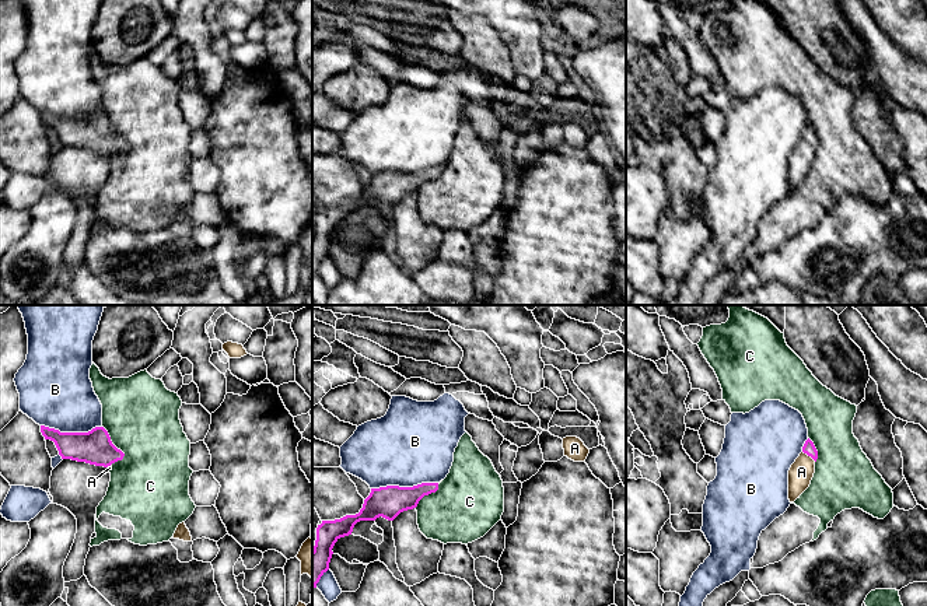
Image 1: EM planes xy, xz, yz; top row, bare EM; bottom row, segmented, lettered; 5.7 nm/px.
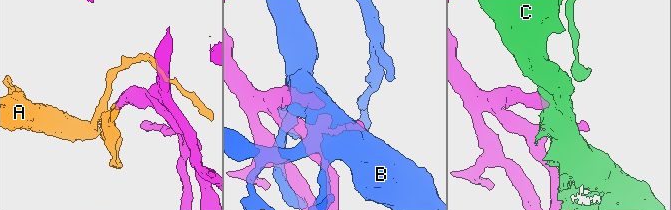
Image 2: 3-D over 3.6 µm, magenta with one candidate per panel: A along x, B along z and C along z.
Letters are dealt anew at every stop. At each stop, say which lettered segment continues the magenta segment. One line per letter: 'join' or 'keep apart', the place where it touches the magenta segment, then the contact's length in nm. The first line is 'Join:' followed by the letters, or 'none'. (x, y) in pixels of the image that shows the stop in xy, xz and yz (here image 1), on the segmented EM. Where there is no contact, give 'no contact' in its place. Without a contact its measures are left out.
Join: A
A: join; contact yz (810, 455); length 100 nm
B: keep apart; contact xz (403, 487); length 380 nm
C: keep apart; contact xy (112, 444); length 240 nm

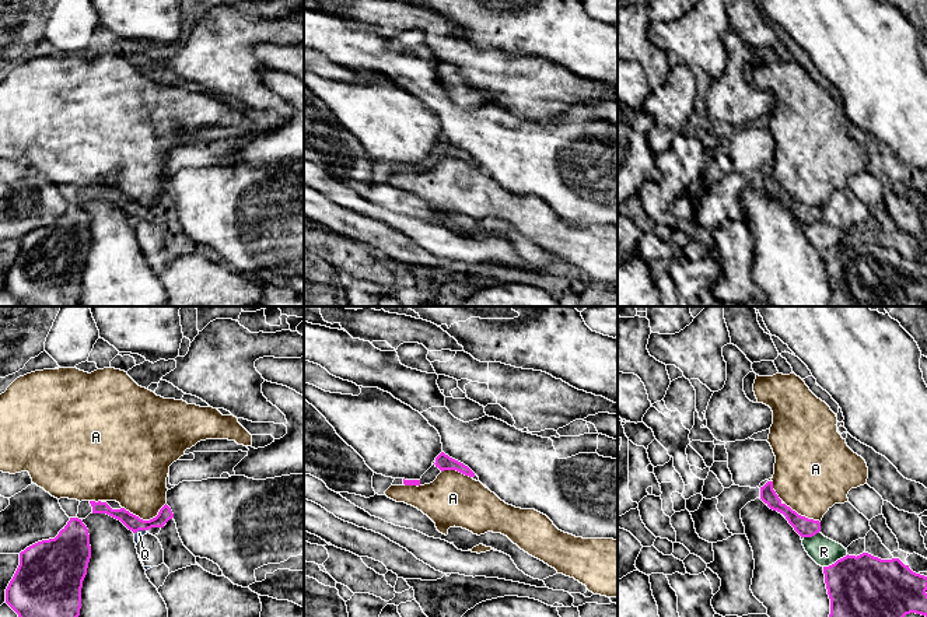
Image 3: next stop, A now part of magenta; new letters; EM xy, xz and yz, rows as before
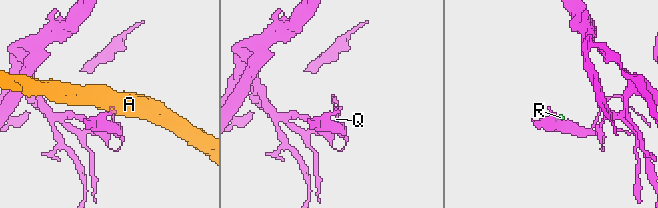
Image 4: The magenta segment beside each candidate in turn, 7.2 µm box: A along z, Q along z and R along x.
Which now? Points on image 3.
Join: none
A: keep apart; contact xy (144, 521); length 260 nm
Q: keep apart; contact xy (140, 529); length 80 nm
R: keep apart; contact yz (836, 561); length 160 nm

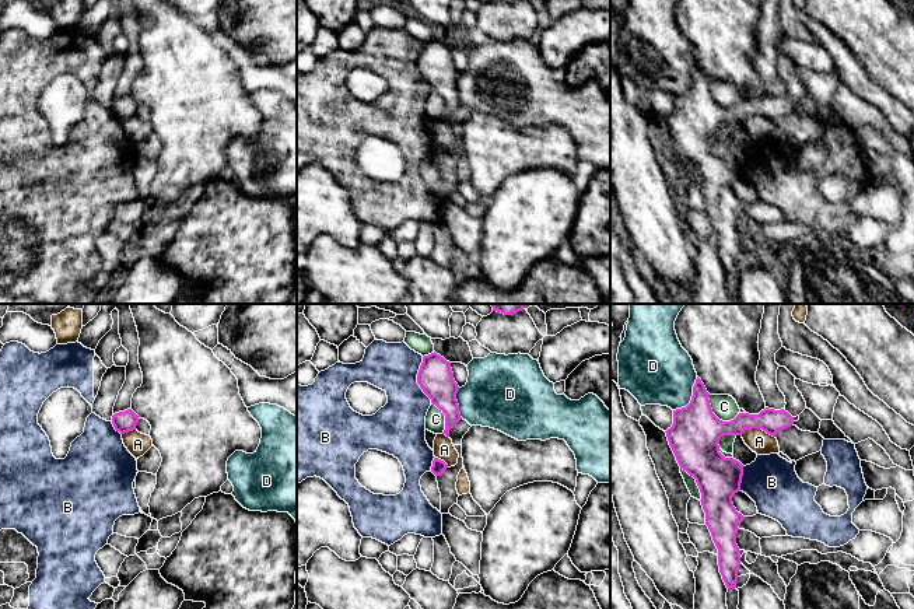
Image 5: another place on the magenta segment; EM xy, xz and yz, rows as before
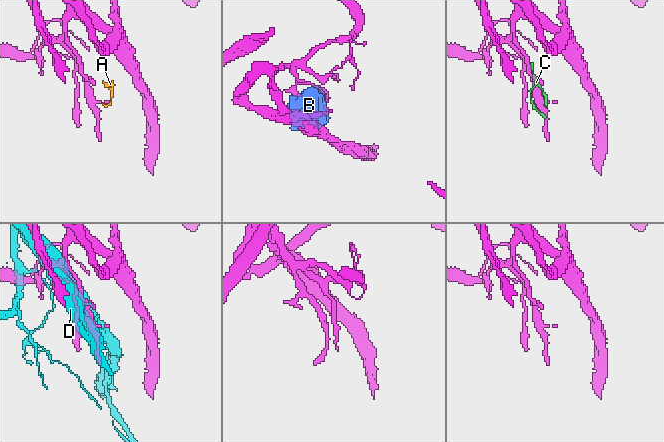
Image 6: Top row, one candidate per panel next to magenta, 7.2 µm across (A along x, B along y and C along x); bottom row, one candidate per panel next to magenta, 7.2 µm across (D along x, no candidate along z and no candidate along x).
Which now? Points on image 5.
Join: none
A: keep apart; contact yz (757, 427); length 200 nm
B: keep apart; contact xz (417, 380); length 280 nm
C: keep apart; contact yz (717, 417); length 220 nm
D: keep apart; contact yz (692, 398); length 240 nm

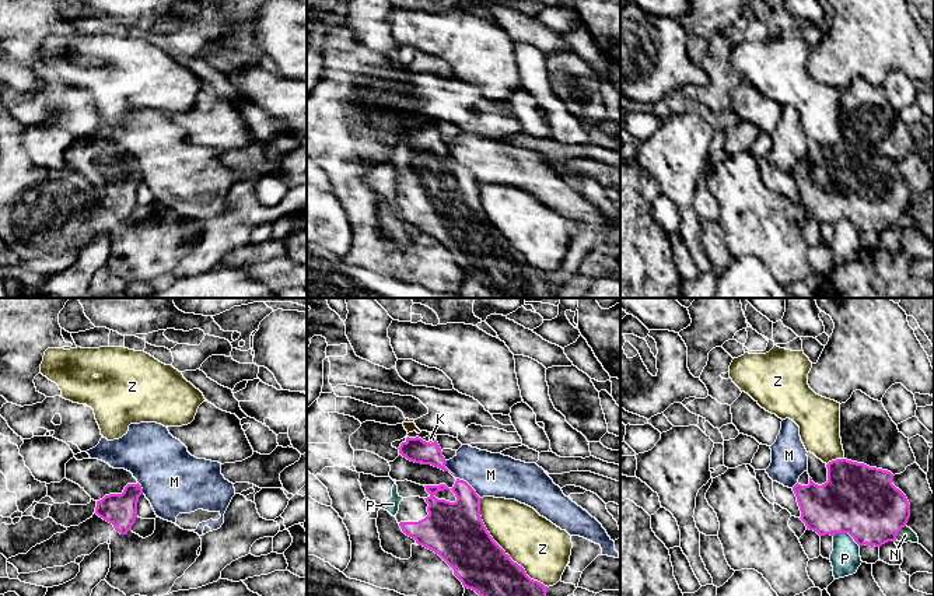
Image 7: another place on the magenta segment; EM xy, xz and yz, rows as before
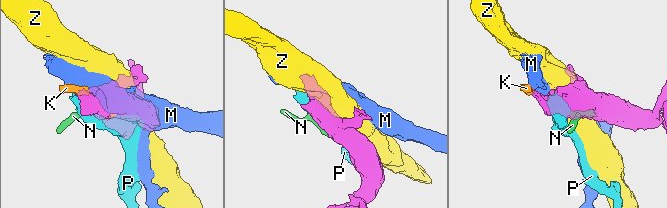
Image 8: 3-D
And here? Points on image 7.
Join: K
K: join; contact xz (429, 442); length 90 nm
M: keep apart; contact xz (469, 486); length 180 nm
N: keep apart; contact yz (899, 530); length 110 nm
P: keep apart; contact yz (847, 532); length 170 nm
Z: keep apart; contact xz (500, 547); length 650 nm

